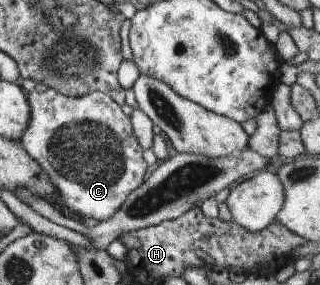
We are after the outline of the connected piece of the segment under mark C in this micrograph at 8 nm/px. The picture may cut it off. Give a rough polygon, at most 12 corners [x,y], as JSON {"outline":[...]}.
{"outline":[[47,88],[22,148],[88,223],[150,167],[108,94]]}

